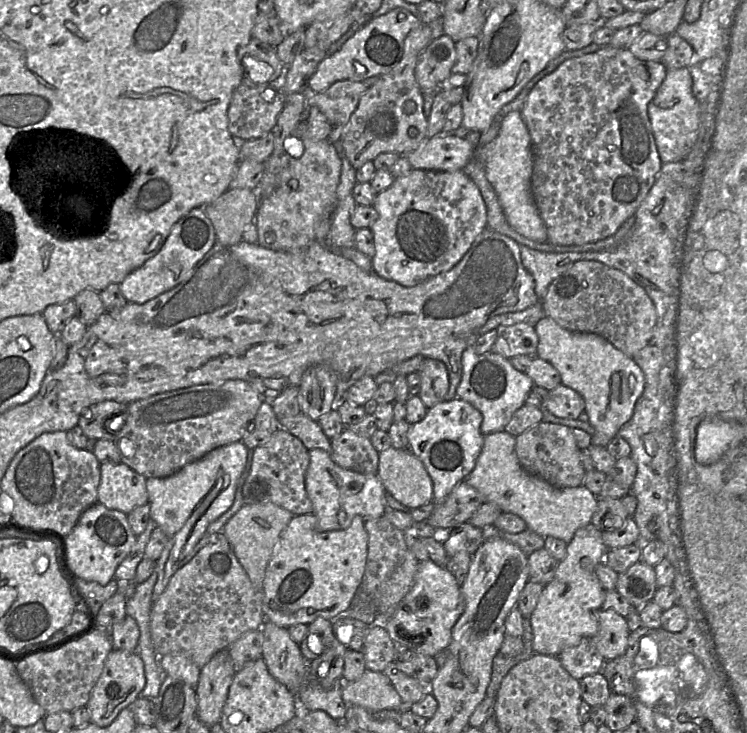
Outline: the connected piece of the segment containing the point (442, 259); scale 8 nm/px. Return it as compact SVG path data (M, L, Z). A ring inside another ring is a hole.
M412 169L406 175L395 178L393 184L388 189L378 193L374 199L373 207L378 213L378 218L370 228L374 236L375 245L375 254L371 258L373 272L383 279L394 281L406 287L413 287L430 277L452 269L467 253L477 236L487 228L487 208L481 192L478 186L463 170L445 172Z

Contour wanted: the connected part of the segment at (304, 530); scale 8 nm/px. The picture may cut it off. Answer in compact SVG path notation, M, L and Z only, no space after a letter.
M313 513L294 516L282 531L267 565L263 582L263 611L266 620L281 627L310 625L317 618L330 620L346 611L365 572L368 555L365 522L364 517L356 515L346 529L320 532L317 530L317 517Z

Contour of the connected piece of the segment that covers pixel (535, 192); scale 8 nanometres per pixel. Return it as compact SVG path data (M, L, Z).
M604 47L573 57L543 77L527 95L521 115L532 143L531 192L546 226L547 242L584 245L612 236L633 216L661 169L648 105L666 76L661 61L641 60L628 48Z

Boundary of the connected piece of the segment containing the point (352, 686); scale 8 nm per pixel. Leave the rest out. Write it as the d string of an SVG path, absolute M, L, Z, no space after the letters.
M366 669L356 681L341 681L342 697L347 707L357 705L370 711L398 708L402 699L384 672Z

